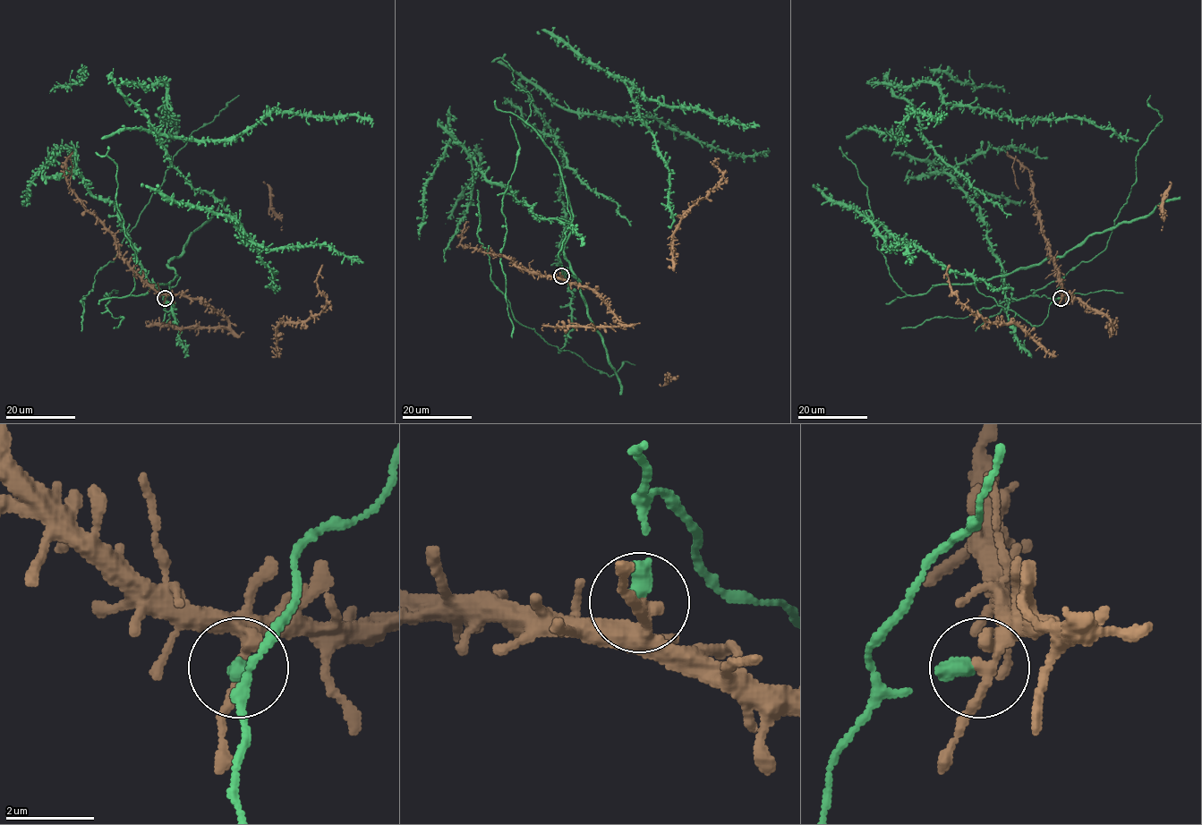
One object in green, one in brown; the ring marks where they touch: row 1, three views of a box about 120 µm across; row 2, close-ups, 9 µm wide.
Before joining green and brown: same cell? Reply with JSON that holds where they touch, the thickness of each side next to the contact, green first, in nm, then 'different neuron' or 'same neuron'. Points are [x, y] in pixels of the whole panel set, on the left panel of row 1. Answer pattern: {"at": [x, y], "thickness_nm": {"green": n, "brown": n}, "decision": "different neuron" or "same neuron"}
{"at": [165, 298], "thickness_nm": {"green": 360, "brown": 280}, "decision": "different neuron"}

